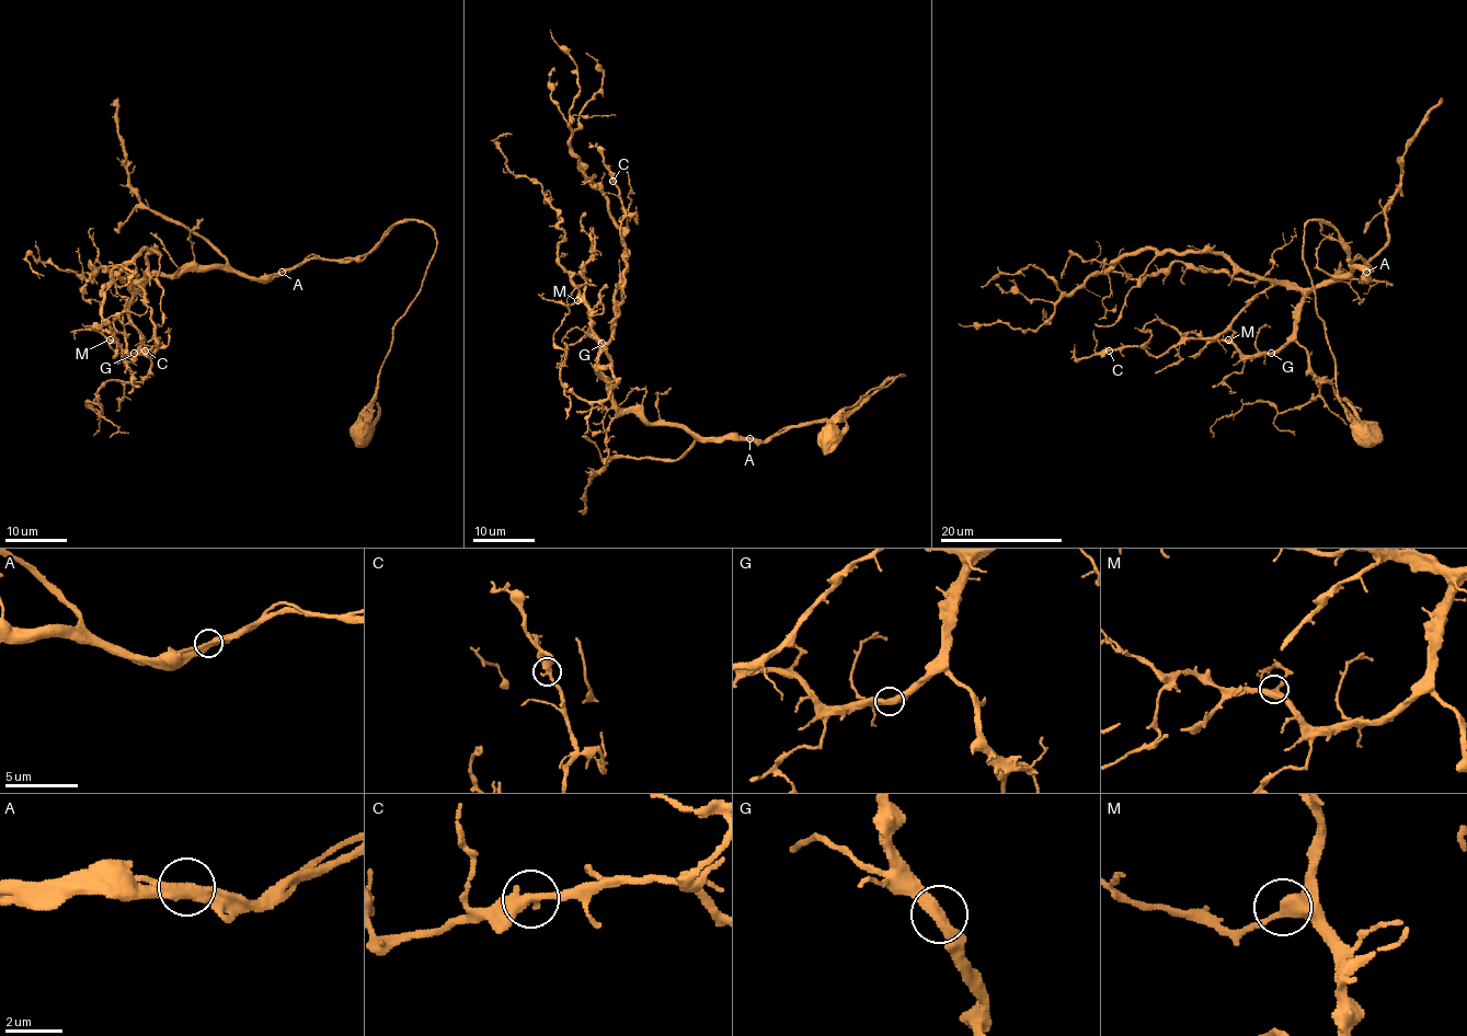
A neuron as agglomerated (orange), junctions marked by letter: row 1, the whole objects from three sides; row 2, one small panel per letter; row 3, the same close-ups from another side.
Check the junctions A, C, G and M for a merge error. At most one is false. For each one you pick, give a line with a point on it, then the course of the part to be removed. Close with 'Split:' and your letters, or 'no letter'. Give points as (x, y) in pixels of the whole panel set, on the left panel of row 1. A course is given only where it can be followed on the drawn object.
Split: no letter

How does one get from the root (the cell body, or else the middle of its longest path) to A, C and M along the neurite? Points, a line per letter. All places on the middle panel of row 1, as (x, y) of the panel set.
A: (833, 438), (846, 407), (904, 376), (887, 378), (841, 418), (791, 424), (764, 441), (749, 438)
C: (833, 438), (846, 407), (904, 376), (764, 441), (616, 404), (597, 361), (623, 285), (612, 181)
M: (833, 438), (846, 407), (904, 376), (841, 418), (764, 441), (645, 424), (599, 377), (611, 357), (577, 300)

